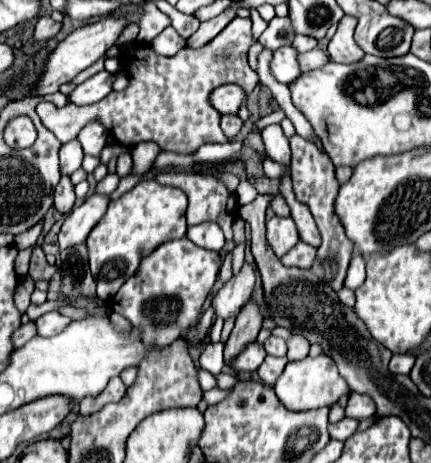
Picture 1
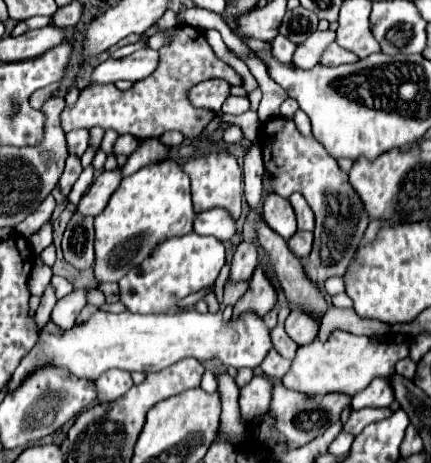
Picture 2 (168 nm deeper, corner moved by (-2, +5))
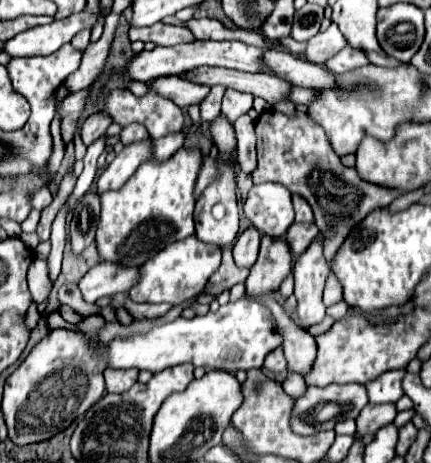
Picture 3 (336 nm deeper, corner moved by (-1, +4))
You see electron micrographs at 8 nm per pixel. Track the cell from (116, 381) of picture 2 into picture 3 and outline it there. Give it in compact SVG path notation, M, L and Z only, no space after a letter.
M107 368L105 372L105 388L107 392L125 392L129 390L135 382L137 382L137 370L129 368L129 370L113 370Z

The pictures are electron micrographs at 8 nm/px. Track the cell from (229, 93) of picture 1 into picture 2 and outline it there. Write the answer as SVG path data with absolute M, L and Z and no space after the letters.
M222 79L202 81L194 89L188 91L188 99L190 99L190 103L194 107L210 109L214 113L220 111L222 103L226 101L228 95L230 95L230 85L226 81L222 81Z

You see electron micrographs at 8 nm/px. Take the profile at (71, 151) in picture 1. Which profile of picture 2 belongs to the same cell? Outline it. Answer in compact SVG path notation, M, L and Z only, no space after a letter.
M76 129L76 131L70 131L66 135L66 139L68 139L68 151L80 157L90 143L90 131L88 129Z

